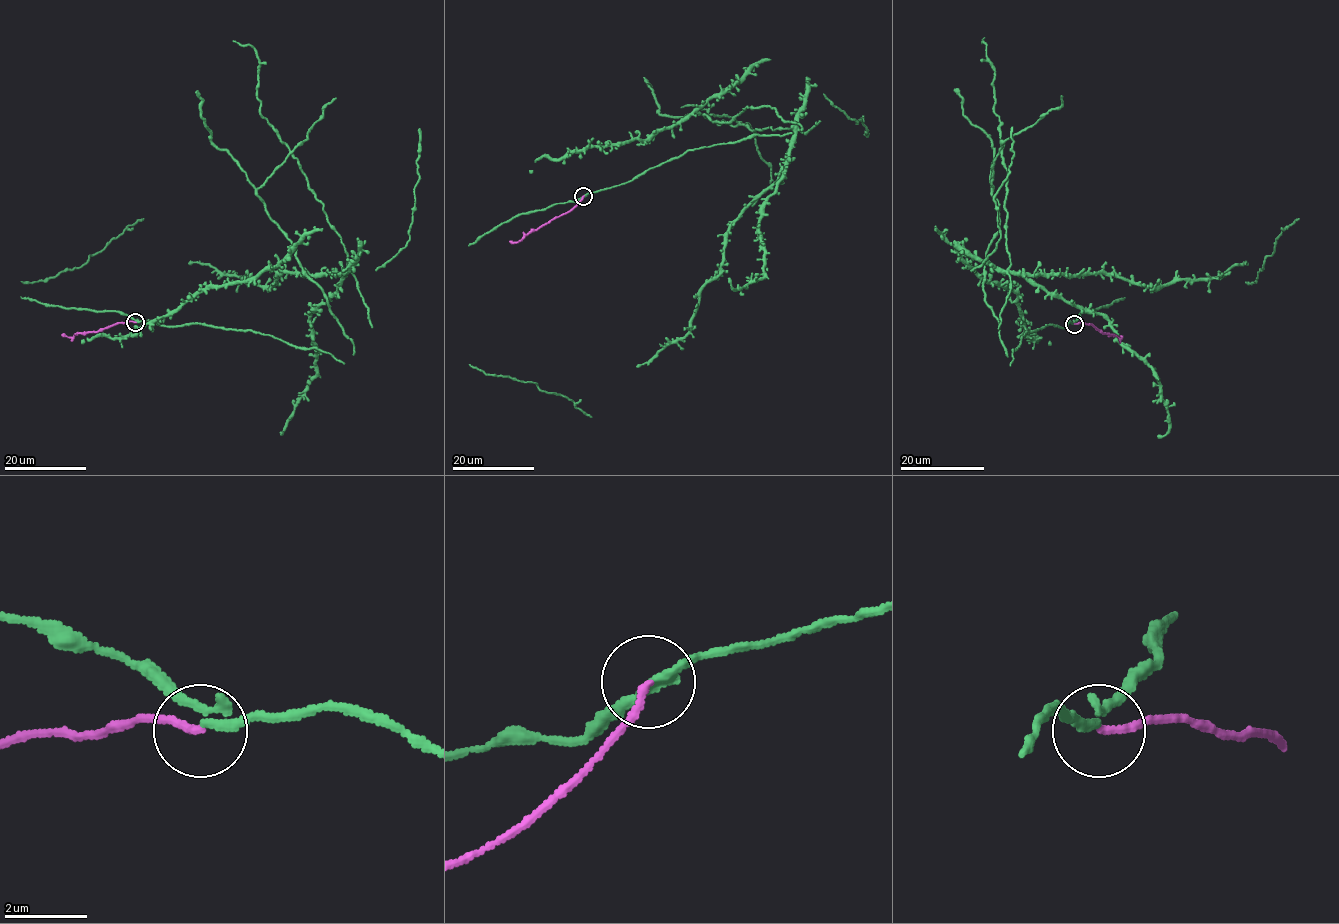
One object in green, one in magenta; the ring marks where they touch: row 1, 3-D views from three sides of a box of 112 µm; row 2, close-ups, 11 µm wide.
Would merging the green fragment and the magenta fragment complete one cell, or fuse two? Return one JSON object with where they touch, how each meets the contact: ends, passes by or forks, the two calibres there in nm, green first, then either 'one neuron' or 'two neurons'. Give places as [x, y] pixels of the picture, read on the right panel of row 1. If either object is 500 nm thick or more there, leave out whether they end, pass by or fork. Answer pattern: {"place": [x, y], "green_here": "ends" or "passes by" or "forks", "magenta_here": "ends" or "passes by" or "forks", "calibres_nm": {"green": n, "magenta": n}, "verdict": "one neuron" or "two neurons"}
{"place": [1074, 324], "green_here": "passes by", "magenta_here": "ends", "calibres_nm": {"green": 200, "magenta": 170}, "verdict": "two neurons"}

